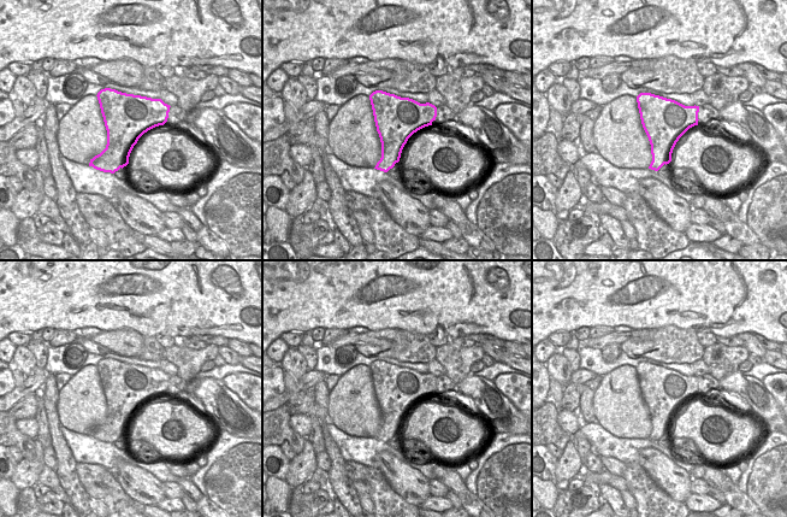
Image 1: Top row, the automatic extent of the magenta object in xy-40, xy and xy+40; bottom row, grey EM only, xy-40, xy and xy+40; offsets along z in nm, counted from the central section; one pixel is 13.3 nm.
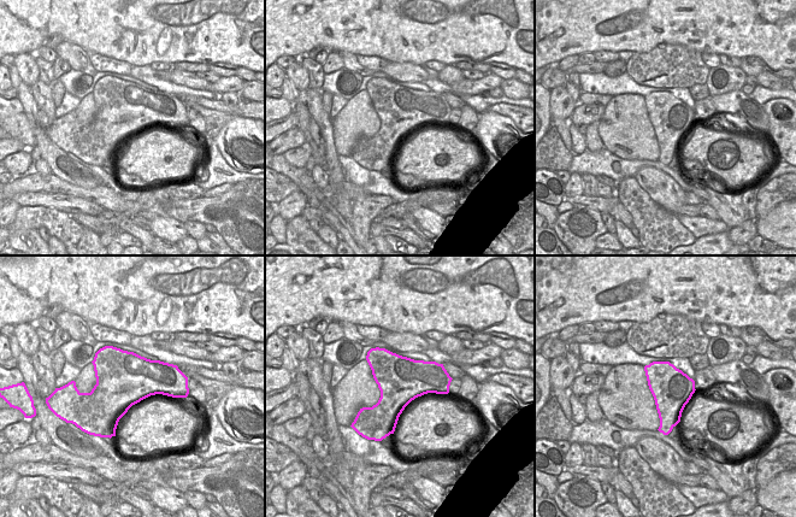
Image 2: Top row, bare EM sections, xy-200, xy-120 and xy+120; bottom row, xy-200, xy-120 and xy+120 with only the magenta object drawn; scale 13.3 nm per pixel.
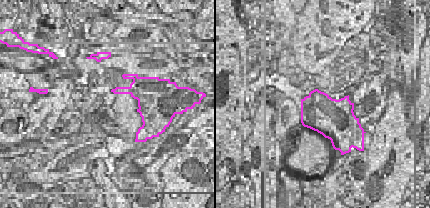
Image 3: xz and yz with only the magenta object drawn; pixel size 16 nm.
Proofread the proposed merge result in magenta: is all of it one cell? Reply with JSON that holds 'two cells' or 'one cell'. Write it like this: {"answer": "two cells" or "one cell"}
{"answer": "two cells"}

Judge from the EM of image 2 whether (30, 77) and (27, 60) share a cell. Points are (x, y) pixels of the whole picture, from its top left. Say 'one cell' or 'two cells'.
one cell

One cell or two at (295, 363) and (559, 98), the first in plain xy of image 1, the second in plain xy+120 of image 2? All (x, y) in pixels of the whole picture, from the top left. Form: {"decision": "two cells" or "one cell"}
{"decision": "one cell"}

